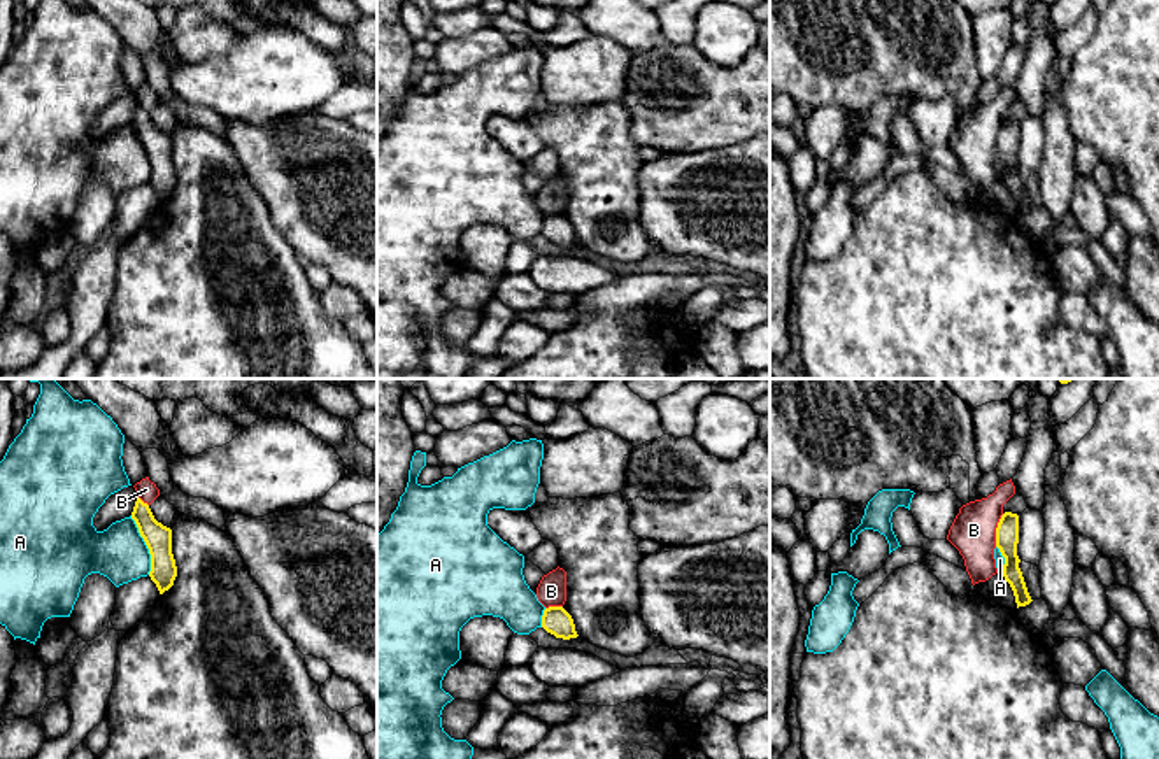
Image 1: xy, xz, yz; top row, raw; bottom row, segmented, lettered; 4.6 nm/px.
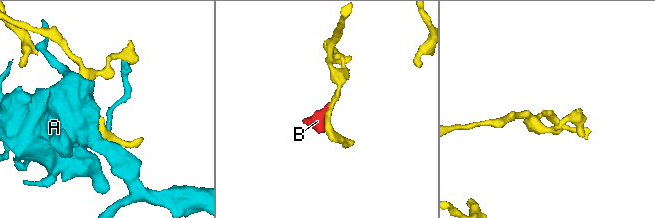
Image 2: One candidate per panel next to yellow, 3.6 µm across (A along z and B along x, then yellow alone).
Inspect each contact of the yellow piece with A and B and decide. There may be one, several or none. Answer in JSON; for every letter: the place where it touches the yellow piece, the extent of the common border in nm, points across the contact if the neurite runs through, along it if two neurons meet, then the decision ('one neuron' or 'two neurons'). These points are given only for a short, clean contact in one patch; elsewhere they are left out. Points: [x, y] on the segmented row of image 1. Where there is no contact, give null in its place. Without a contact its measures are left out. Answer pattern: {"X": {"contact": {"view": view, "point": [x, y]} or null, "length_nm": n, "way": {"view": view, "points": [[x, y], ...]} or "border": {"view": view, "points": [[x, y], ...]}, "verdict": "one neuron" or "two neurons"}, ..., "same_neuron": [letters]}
{"A": {"contact": {"view": "xy", "point": [146, 544]}, "length_nm": 280, "verdict": "two neurons"}, "B": {"contact": {"view": "yz", "point": [996, 530]}, "length_nm": 160, "border": {"view": "yz", "points": [[1003, 514], [996, 528], [995, 546]]}, "verdict": "two neurons"}, "same_neuron": []}

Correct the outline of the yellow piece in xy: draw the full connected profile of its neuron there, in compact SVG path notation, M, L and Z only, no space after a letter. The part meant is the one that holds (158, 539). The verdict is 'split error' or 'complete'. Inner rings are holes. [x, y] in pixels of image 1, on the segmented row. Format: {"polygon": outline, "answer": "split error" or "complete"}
{"polygon": "M140 498L135 501L132 519L151 554L149 577L156 584L160 594L163 594L174 585L177 577L177 566L172 554L172 529L158 522L149 505Z", "answer": "complete"}

